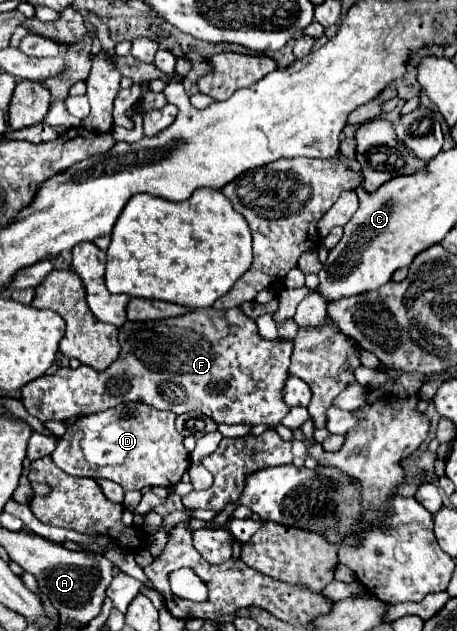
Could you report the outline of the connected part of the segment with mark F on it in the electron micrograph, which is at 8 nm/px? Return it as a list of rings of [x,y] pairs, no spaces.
[[[214,307],[194,309],[188,315],[160,319],[160,321],[126,321],[120,327],[120,357],[104,371],[96,371],[88,365],[78,369],[62,367],[52,375],[42,375],[22,387],[22,405],[26,411],[40,421],[64,421],[72,417],[82,417],[110,407],[122,405],[126,401],[144,401],[158,409],[170,409],[176,415],[188,411],[200,411],[220,423],[246,423],[246,425],[270,425],[276,427],[280,419],[288,413],[282,401],[284,381],[288,379],[292,339],[288,341],[266,341],[258,335],[256,323],[246,317],[240,309],[218,311]]]

